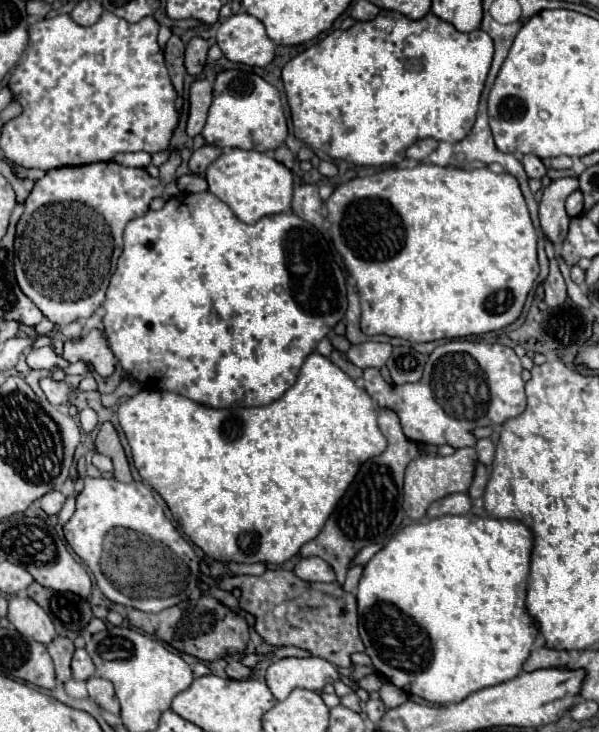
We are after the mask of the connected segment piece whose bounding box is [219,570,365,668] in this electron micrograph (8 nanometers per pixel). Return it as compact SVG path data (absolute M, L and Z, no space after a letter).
M267 570L261 576L233 576L233 578L219 578L219 586L223 590L233 590L235 586L241 588L239 606L255 616L255 630L257 634L271 646L297 646L301 650L311 652L311 656L323 658L341 668L353 668L351 654L363 652L363 642L357 630L357 598L351 592L345 592L343 586L335 580L329 584L319 582L305 582L299 580L293 572L287 570Z

